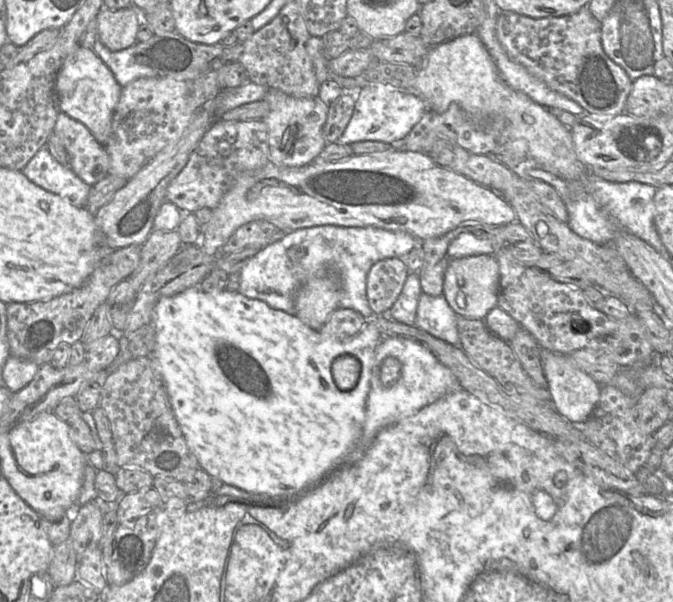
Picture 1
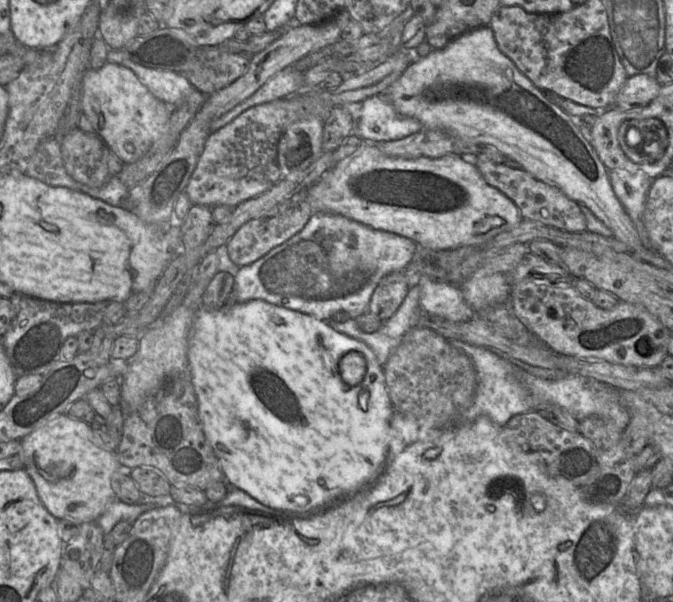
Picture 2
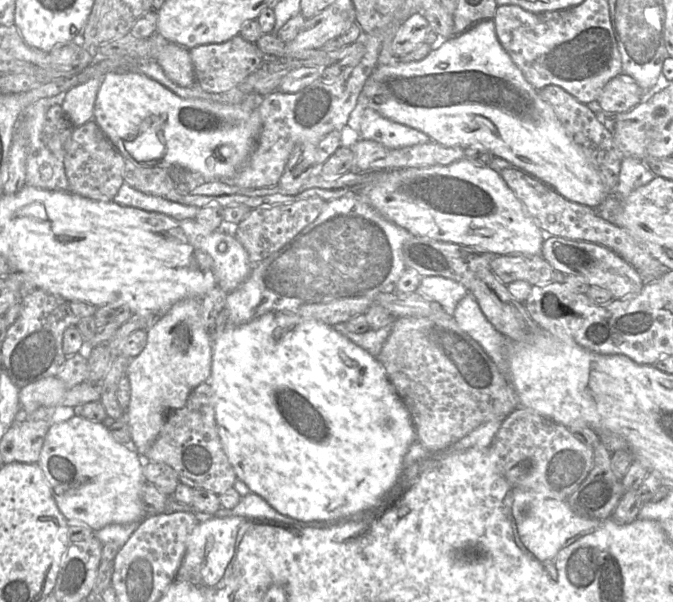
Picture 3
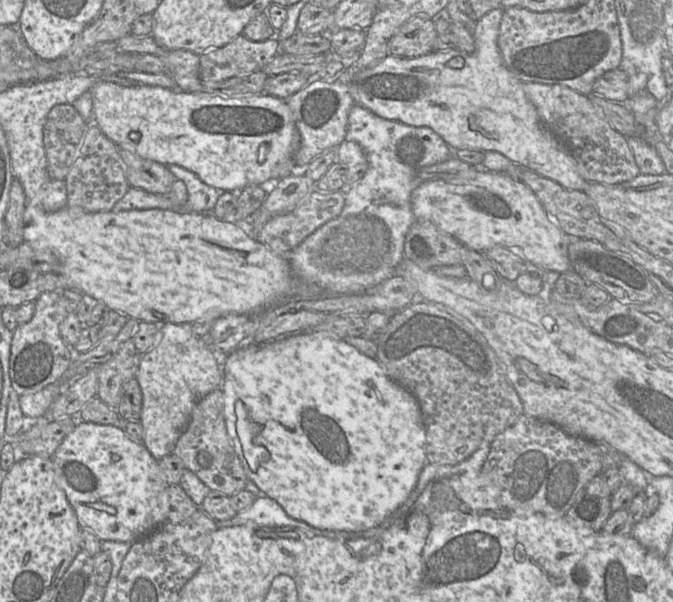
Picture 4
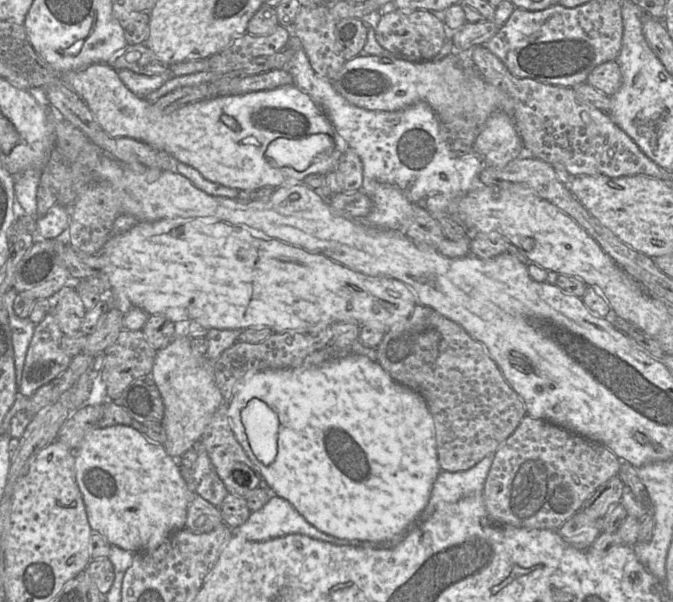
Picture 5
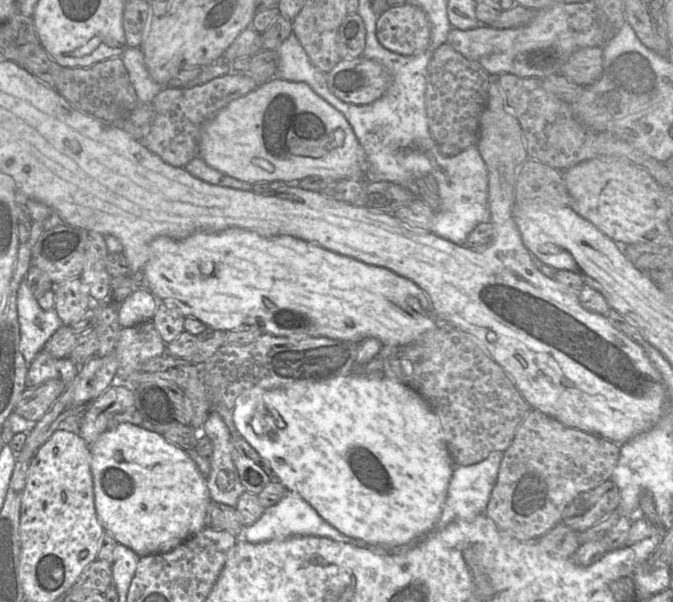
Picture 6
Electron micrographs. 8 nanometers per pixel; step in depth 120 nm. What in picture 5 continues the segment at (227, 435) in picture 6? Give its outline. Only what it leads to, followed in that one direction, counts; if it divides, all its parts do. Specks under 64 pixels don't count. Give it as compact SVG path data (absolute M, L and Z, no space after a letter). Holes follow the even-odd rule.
M198 441L193 446L198 454L192 473L194 492L212 505L220 507L229 492L218 476L203 444Z

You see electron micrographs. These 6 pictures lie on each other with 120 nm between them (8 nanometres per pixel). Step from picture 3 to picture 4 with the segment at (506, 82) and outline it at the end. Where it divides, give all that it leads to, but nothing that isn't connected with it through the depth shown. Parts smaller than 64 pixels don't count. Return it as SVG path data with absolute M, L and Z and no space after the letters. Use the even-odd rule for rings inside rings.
M503 7L491 10L471 28L475 50L466 53L457 48L433 51L426 55L404 58L388 54L378 63L359 72L350 84L355 104L376 115L416 127L428 127L453 150L496 151L512 163L534 171L570 190L583 191L587 186L572 154L543 124L535 106L527 98L522 81L504 65L498 47Z

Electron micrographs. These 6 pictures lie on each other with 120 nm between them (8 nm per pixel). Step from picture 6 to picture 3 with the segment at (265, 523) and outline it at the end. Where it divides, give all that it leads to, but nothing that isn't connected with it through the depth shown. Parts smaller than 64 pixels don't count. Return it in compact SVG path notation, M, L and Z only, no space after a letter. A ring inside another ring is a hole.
M250 493L241 498L239 504L232 509L221 509L220 512L239 512L238 517L247 517L257 520L288 523L293 525L320 525L331 523L302 522L286 517L277 512L266 500L257 494Z

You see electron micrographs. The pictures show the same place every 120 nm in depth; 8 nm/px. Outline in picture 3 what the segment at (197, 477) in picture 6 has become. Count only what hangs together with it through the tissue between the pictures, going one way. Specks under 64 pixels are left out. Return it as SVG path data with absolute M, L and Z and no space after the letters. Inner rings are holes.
M74 416L49 428L37 463L44 472L56 504L70 523L84 524L97 531L109 524L130 524L144 518L141 490L145 482L144 461L131 445L114 440L102 423Z

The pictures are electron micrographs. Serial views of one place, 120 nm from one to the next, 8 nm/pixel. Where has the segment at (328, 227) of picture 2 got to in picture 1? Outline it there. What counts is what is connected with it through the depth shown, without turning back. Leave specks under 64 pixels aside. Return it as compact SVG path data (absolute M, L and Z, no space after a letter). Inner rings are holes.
M313 226L287 232L286 235L264 247L241 268L239 292L249 298L259 299L270 307L294 313L294 299L300 288L313 277L336 272L341 280L342 301L340 307L360 313L365 319L374 316L367 299L367 280L372 269L381 261L402 258L419 246L419 240L403 231L391 231L375 227Z

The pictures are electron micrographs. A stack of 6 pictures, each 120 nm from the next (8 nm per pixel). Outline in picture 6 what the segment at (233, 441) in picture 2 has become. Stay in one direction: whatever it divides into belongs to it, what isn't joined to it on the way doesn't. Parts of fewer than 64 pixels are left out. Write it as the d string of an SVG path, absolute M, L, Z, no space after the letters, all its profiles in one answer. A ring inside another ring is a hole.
M351 372L325 381L301 382L289 388L265 390L254 386L237 397L232 410L232 420L239 434L268 462L279 482L284 484L288 491L300 494L325 521L341 533L367 543L368 547L400 548L411 545L431 531L440 519L454 466L438 416L427 401L406 384L388 376L359 376ZM258 405L264 405L274 417L276 425L282 429L276 428L268 435L257 435L251 426L251 420Z

